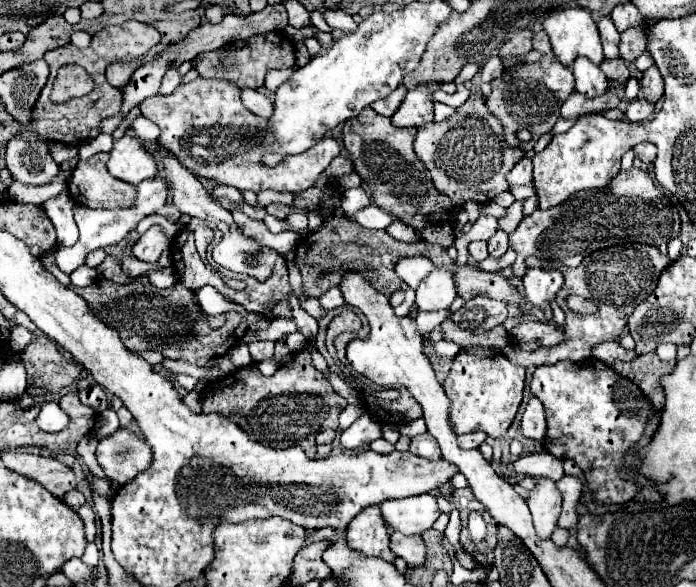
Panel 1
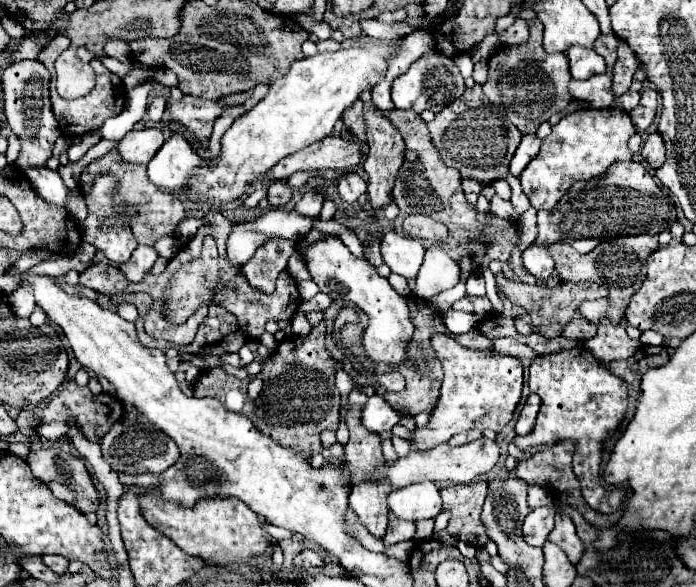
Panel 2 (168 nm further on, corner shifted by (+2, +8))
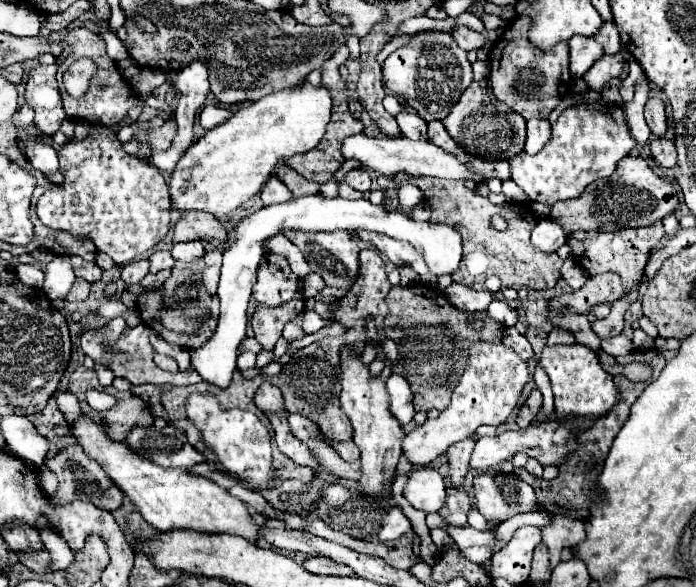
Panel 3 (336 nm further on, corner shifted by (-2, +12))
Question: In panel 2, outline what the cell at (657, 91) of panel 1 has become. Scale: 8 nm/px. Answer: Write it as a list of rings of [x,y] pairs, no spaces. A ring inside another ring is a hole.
[[[643,90],[639,108],[633,108],[633,112],[629,112],[637,132],[649,130],[649,126],[655,120],[655,114],[657,114],[657,92],[655,90]]]

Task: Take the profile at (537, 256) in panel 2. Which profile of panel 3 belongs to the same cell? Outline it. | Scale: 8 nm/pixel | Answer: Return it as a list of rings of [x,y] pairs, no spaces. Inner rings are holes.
[[[545,218],[545,220],[539,220],[539,224],[533,228],[531,244],[535,250],[539,250],[543,254],[553,254],[565,244],[565,236],[567,234],[563,232],[563,228],[559,224]]]

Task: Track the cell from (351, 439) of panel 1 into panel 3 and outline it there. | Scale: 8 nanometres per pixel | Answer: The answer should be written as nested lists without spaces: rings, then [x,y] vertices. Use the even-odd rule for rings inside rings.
[[[391,374],[387,378],[387,392],[389,392],[389,410],[391,414],[401,420],[401,424],[411,422],[415,410],[413,410],[413,394],[409,390],[409,384],[399,376],[399,374]]]

